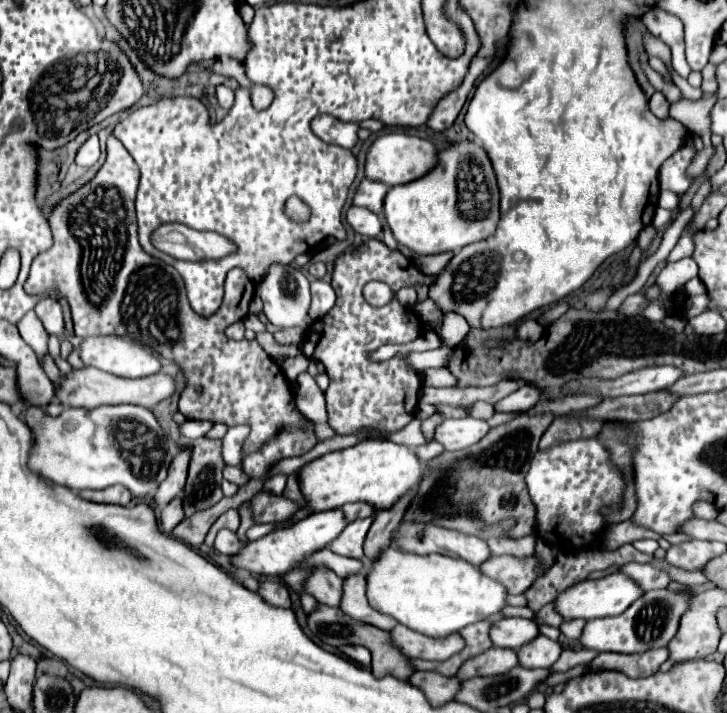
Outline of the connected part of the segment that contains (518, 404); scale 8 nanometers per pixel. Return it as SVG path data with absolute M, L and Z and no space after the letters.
M526 384L522 388L518 388L516 392L512 392L510 396L506 396L504 400L500 400L494 410L496 412L504 412L504 414L514 414L514 412L526 412L530 410L534 404L538 402L538 392L536 388L532 388L532 384Z

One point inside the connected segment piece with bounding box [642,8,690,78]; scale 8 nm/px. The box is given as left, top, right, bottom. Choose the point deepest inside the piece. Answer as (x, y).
(667, 27)

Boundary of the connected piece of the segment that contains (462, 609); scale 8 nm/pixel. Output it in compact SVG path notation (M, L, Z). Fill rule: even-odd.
M386 548L368 572L368 602L374 610L432 638L450 636L462 628L500 614L508 604L504 584L484 576L476 566L442 554L418 556Z

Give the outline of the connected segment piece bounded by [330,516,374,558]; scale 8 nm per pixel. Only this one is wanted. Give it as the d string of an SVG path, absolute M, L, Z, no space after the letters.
M374 516L370 518L364 518L364 520L356 520L352 524L348 524L342 534L332 540L330 544L330 550L340 554L340 556L350 556L350 558L364 558L364 552L362 552L362 544L364 544L364 538L370 530L374 522Z

